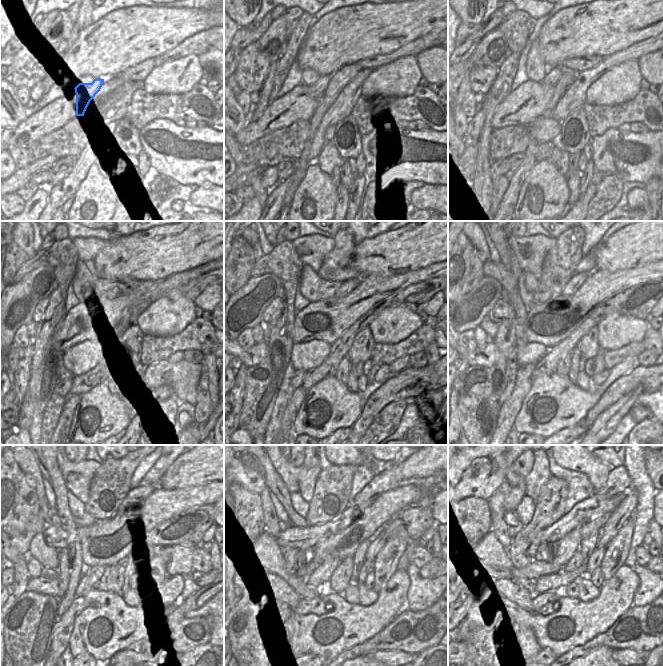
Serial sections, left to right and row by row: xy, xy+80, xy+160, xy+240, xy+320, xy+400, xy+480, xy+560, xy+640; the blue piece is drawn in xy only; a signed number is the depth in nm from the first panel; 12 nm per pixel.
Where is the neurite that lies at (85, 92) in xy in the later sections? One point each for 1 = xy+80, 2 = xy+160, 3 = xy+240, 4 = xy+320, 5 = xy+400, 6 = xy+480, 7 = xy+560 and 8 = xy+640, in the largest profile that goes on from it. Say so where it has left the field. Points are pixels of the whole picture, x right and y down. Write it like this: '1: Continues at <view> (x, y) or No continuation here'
1: Continues at xy+80 (316, 90)
2: Continues at xy+160 (553, 75)
3: Continues at xy+240 (115, 292)
4: Continues at xy+320 (348, 286)
5: Continues at xy+400 (577, 280)
6: Continues at xy+480 (137, 496)
7: Continues at xy+560 (385, 481)
8: Continues at xy+640 (618, 482)

